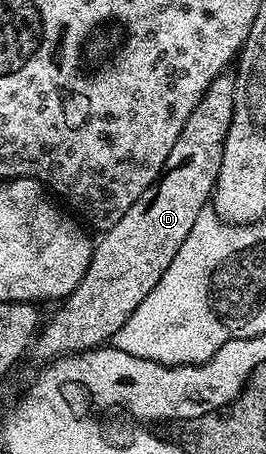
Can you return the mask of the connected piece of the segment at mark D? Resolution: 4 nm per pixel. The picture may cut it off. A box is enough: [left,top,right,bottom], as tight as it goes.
[32,74,234,362]

